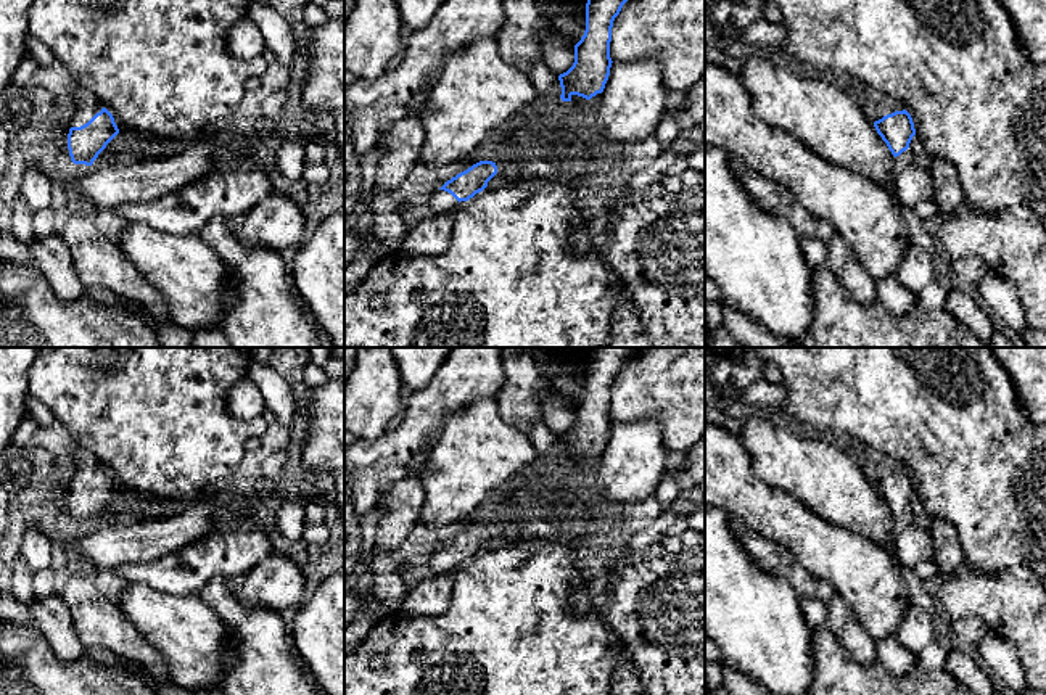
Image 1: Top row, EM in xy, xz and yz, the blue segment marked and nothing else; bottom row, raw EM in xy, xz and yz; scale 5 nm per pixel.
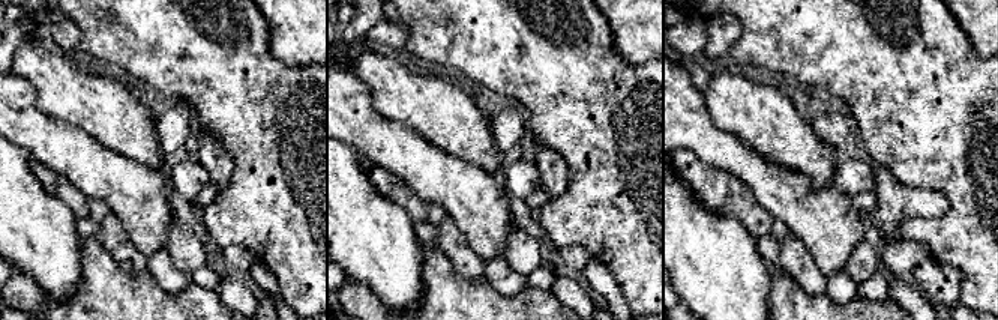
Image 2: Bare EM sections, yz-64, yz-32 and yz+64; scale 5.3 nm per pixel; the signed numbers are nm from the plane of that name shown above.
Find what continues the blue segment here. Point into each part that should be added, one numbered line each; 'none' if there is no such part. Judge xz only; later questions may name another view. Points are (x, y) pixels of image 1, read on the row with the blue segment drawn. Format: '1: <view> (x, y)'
1: xz (441, 203)

